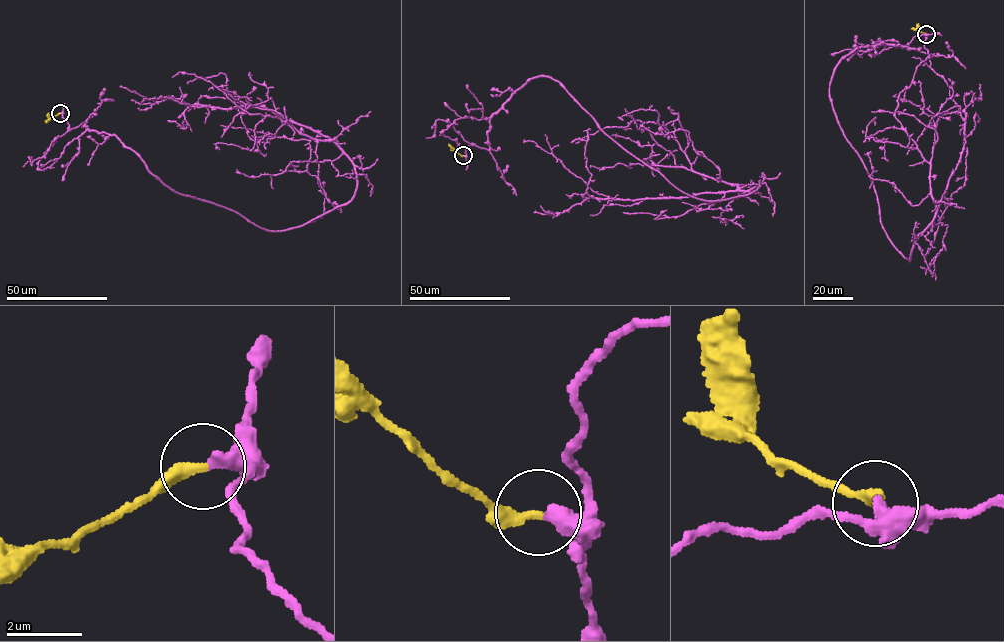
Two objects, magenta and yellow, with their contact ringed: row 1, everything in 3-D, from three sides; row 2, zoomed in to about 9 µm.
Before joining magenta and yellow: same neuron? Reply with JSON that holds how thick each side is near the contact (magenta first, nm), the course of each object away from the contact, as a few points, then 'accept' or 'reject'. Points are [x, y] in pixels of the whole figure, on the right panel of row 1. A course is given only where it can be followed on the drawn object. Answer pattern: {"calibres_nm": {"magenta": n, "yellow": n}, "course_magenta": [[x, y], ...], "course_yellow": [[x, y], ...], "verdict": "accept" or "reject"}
{"calibres_nm": {"magenta": 400, "yellow": 320}, "course_magenta": [[926, 34], [916, 49], [854, 49], [829, 85], [910, 261], [964, 148], [927, 37]], "course_yellow": [[926, 34], [911, 28]], "verdict": "accept"}

